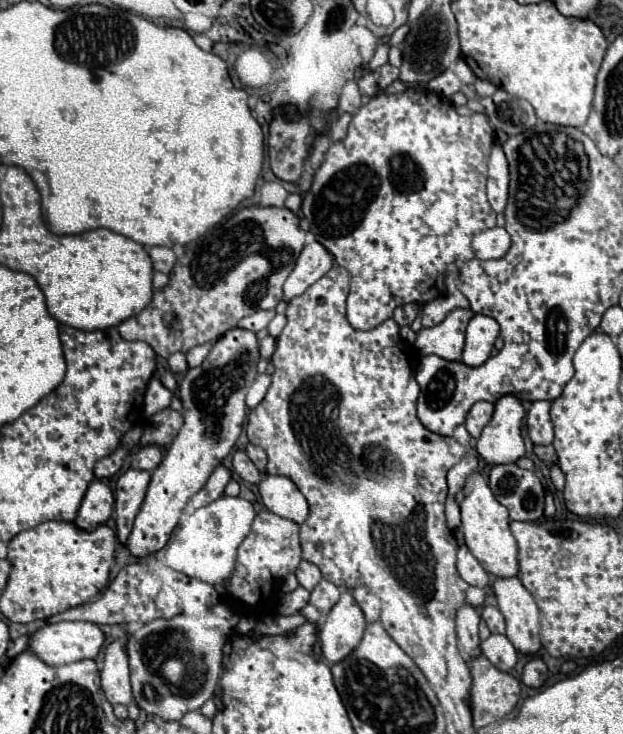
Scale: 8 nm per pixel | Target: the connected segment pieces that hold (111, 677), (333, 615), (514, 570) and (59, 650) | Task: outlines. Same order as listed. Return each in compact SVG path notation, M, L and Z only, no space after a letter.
M112 627L112 643L106 647L104 669L100 673L102 691L112 705L130 705L132 691L130 691L130 671L128 671L128 657L124 653L128 635L122 627Z
M342 591L340 601L330 609L320 629L320 645L330 665L342 661L362 639L366 627L364 613L350 591Z
M478 473L472 475L472 479L466 485L466 499L460 503L462 511L462 531L466 537L466 545L470 553L480 561L486 573L492 573L500 579L510 579L512 575L518 577L520 565L518 565L518 545L510 531L510 517L508 509L500 505L490 491L486 479Z
M60 621L56 625L44 625L30 637L30 651L44 659L48 665L66 665L80 659L96 659L106 643L102 629L88 621Z

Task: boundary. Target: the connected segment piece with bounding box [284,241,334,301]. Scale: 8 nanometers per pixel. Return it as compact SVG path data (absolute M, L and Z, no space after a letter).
M318 241L306 245L296 261L294 271L288 275L284 283L284 301L302 295L312 283L316 283L326 271L330 271L332 265L332 255Z

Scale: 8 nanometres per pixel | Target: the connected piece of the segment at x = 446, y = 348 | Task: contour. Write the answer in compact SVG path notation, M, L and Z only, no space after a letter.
M454 309L442 323L420 329L414 343L420 355L438 355L446 361L460 361L464 349L464 331L472 315L474 313L470 309Z

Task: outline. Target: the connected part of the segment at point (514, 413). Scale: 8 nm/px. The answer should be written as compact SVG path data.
M506 395L496 401L494 415L476 443L478 455L488 465L516 463L520 457L524 457L526 447L520 427L522 419L524 407L516 397Z

